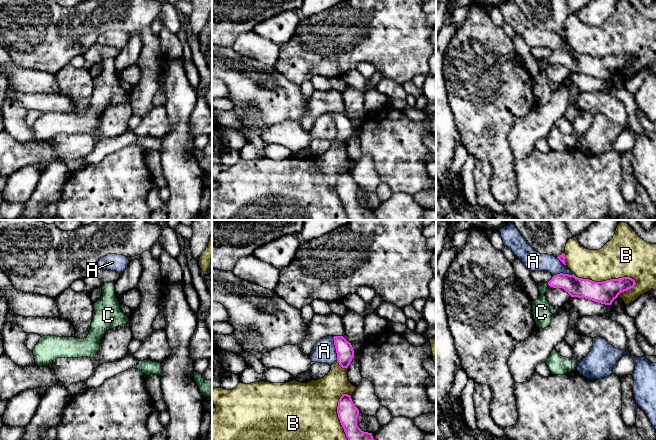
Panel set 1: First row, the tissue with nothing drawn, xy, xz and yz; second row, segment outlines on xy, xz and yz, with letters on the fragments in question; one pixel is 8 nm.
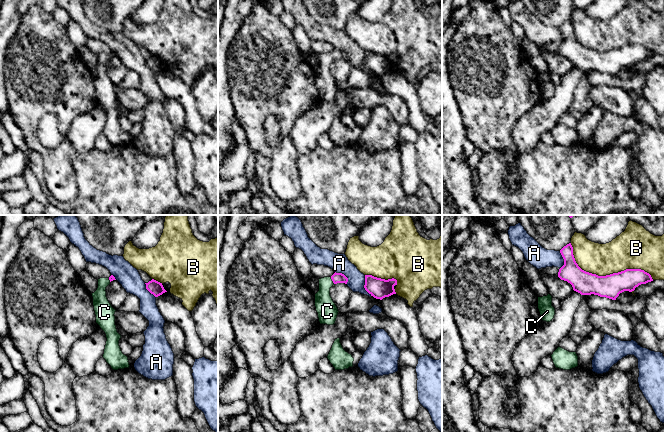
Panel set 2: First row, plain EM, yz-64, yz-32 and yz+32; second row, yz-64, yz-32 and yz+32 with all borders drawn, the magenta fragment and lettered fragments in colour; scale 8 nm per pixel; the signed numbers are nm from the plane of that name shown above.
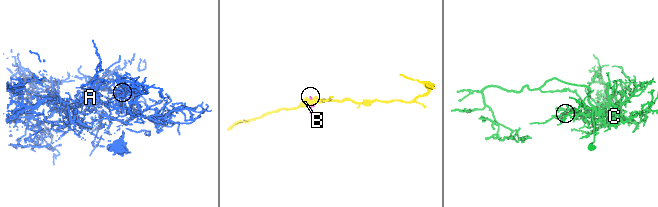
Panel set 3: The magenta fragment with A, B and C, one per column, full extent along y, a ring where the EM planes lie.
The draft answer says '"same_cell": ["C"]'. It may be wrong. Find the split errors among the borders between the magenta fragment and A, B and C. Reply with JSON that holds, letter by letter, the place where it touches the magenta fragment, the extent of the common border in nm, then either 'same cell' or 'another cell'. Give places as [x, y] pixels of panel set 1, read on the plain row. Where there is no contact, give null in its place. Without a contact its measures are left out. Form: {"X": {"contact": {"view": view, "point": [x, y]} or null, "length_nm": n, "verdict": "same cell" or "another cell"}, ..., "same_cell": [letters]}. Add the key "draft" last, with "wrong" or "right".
{"A": {"contact": {"view": "xz", "point": [335, 124]}, "length_nm": 200, "verdict": "another cell"}, "B": {"contact": {"view": "yz", "point": [605, 57]}, "length_nm": 500, "verdict": "another cell"}, "C": {"contact": {"view": "yz", "point": [548, 60]}, "length_nm": 30, "verdict": "same cell"}, "same_cell": ["C"], "draft": "right"}

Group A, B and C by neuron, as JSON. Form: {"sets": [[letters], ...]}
{"sets": [["A"], ["B"], ["C"]]}

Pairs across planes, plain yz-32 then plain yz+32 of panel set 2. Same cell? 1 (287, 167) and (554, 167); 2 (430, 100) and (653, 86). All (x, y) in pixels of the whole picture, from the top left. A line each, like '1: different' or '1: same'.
1: different
2: same

